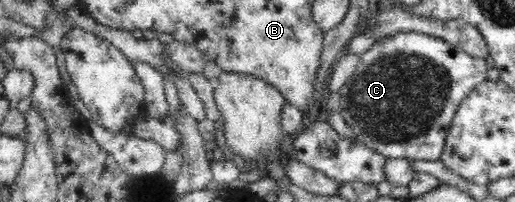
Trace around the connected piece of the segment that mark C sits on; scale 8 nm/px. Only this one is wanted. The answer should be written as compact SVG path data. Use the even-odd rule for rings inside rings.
M400 31L381 37L374 47L361 54L354 74L340 90L340 113L358 142L388 159L438 161L444 152L446 135L457 108L475 86L487 79L486 72L485 58L472 56L434 35Z

